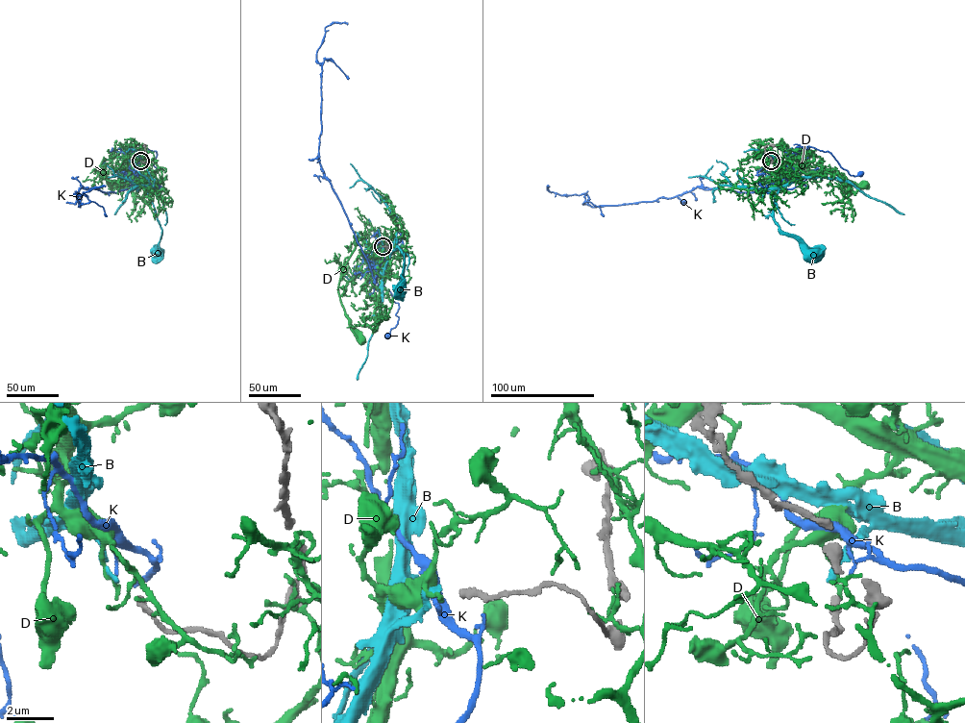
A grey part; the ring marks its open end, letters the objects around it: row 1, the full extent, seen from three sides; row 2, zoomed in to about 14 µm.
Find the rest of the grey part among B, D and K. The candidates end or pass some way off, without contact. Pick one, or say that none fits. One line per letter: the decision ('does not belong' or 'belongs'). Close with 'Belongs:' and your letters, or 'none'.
B: belongs
D: does not belong
K: does not belong
Belongs: B

